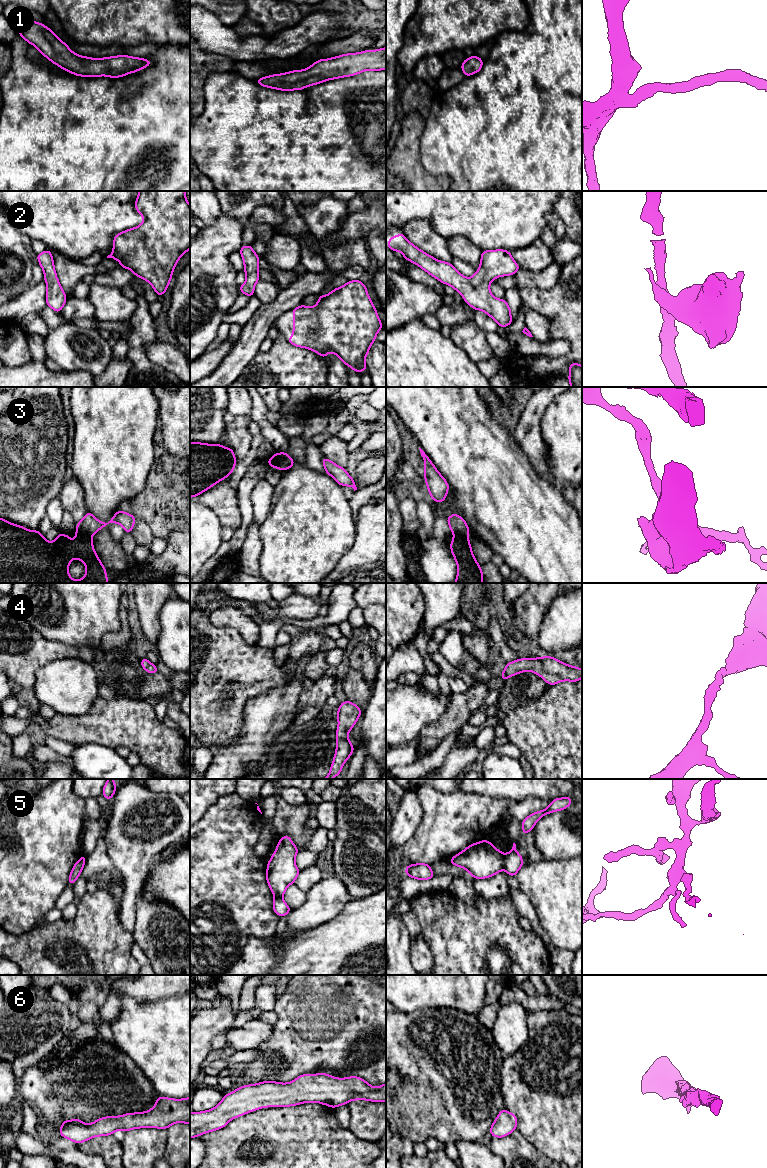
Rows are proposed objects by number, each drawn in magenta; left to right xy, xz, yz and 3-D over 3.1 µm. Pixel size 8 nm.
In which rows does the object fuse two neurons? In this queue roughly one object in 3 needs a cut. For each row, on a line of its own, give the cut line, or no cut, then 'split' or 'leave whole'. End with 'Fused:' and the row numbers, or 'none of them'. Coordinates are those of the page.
1: no cut; leave whole
2: no cut; leave whole
3: cut in xz along (279, 453), (279, 459), (275, 467); split
4: no cut; leave whole
5: cut in yz along (505, 855), (502, 867); split
6: no cut; leave whole
Fused: 3, 5

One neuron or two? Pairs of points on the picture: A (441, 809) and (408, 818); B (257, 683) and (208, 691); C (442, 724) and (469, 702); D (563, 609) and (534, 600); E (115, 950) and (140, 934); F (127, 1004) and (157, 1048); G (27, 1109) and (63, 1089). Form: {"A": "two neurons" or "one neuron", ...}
{"A": "two neurons", "B": "one neuron", "C": "one neuron", "D": "two neurons", "E": "two neurons", "F": "one neuron", "G": "two neurons"}

